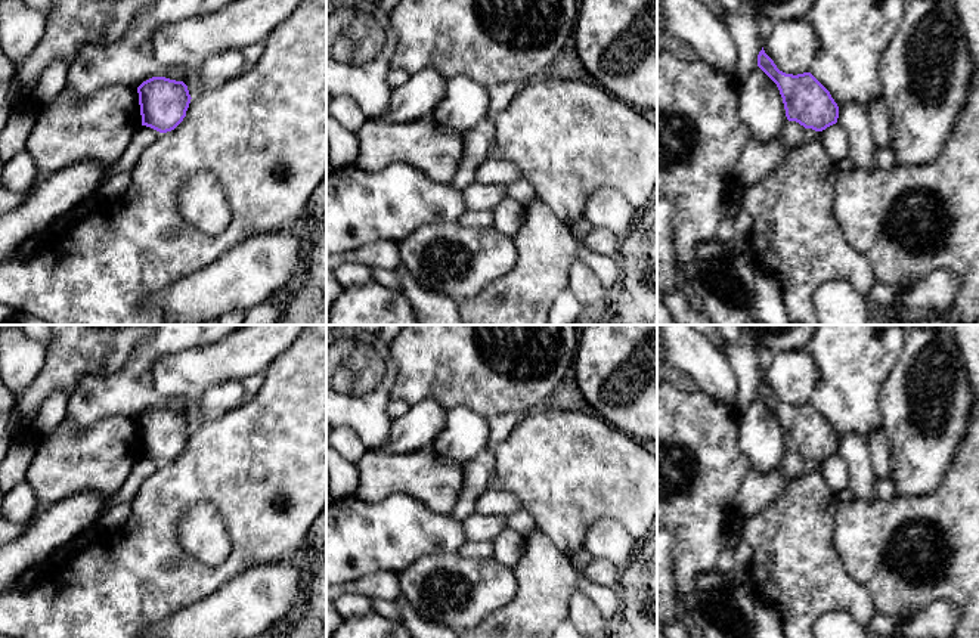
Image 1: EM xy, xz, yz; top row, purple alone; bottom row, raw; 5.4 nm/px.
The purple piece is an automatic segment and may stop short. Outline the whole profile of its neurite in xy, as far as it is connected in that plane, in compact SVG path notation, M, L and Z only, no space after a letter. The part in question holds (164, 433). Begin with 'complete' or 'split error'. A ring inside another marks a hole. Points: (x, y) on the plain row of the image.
complete | M152 408L137 418L142 456L159 464L174 461L190 434L188 416L165 408Z

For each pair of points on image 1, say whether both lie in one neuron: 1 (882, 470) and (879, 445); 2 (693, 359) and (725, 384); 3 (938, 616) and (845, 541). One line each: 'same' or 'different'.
1: same
2: same
3: different

